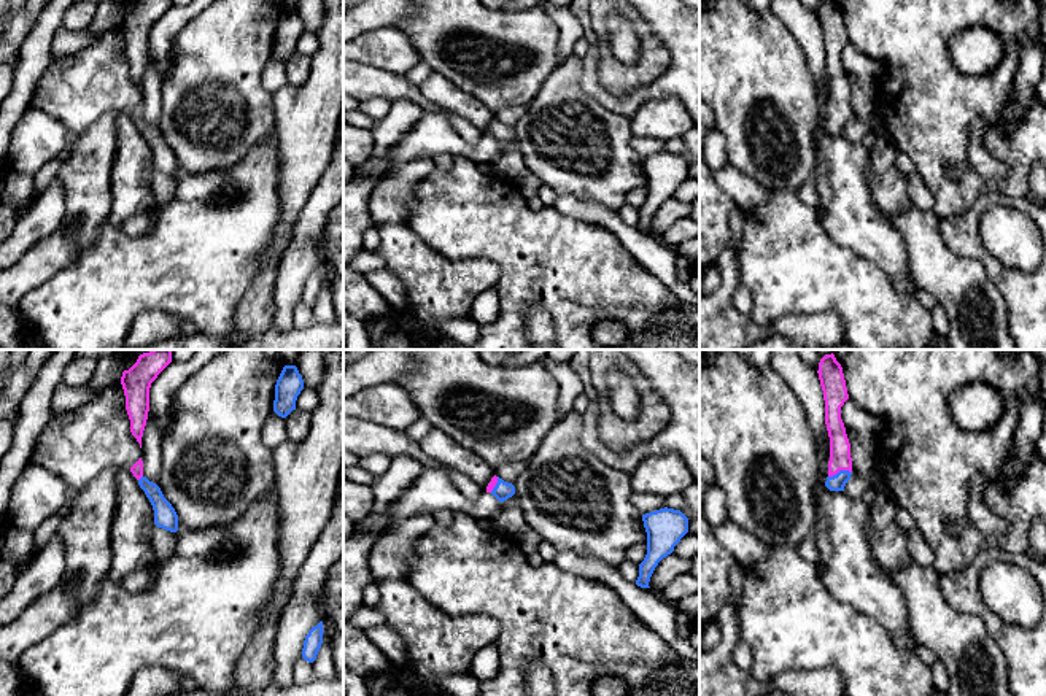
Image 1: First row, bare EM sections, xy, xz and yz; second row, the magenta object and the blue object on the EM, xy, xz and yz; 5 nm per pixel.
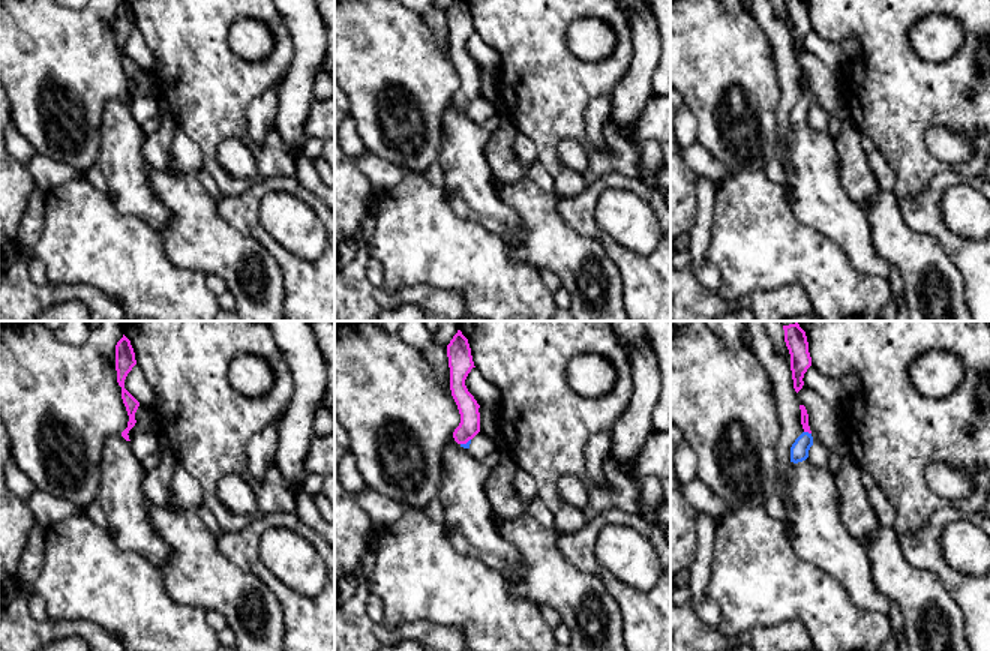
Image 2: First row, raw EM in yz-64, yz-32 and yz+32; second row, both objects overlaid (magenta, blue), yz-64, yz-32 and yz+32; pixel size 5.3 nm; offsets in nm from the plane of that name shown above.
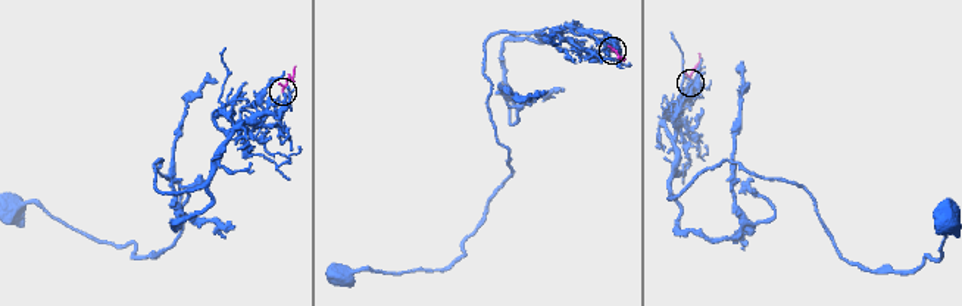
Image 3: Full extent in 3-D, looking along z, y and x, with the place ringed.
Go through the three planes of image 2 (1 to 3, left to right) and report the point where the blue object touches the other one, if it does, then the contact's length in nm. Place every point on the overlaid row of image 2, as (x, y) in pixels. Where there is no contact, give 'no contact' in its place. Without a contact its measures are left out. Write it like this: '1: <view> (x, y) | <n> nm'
1: no contact
2: yz-32 (465, 443) | 70 nm
3: yz+32 (807, 431) | 40 nm

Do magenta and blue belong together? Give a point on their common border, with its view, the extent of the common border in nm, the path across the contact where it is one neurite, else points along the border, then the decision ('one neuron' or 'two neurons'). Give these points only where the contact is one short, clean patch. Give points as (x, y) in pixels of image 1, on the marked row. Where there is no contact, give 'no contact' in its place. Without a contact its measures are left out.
contact yz (840, 469); length 120 nm; way yz (840, 448), (840, 469), (836, 482); one neuron

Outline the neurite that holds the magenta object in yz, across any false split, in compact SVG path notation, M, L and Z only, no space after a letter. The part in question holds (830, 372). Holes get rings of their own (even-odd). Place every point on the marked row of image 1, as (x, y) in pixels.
M825 354L819 362L819 380L825 400L825 424L830 437L830 461L825 486L844 491L852 475L850 443L841 420L841 407L849 399L841 364L835 354Z

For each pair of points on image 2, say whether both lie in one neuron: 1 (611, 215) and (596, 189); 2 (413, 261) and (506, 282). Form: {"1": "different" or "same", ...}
{"1": "different", "2": "same"}

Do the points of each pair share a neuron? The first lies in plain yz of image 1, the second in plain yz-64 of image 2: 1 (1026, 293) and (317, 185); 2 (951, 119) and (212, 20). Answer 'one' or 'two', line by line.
1: two
2: one

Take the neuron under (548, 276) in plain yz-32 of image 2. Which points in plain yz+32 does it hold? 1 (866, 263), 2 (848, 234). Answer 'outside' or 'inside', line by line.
1: inside
2: inside

